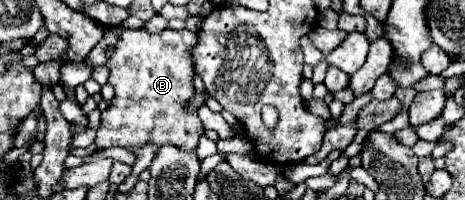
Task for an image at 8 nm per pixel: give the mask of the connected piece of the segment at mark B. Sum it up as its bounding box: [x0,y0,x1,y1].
[96,28,204,170]

